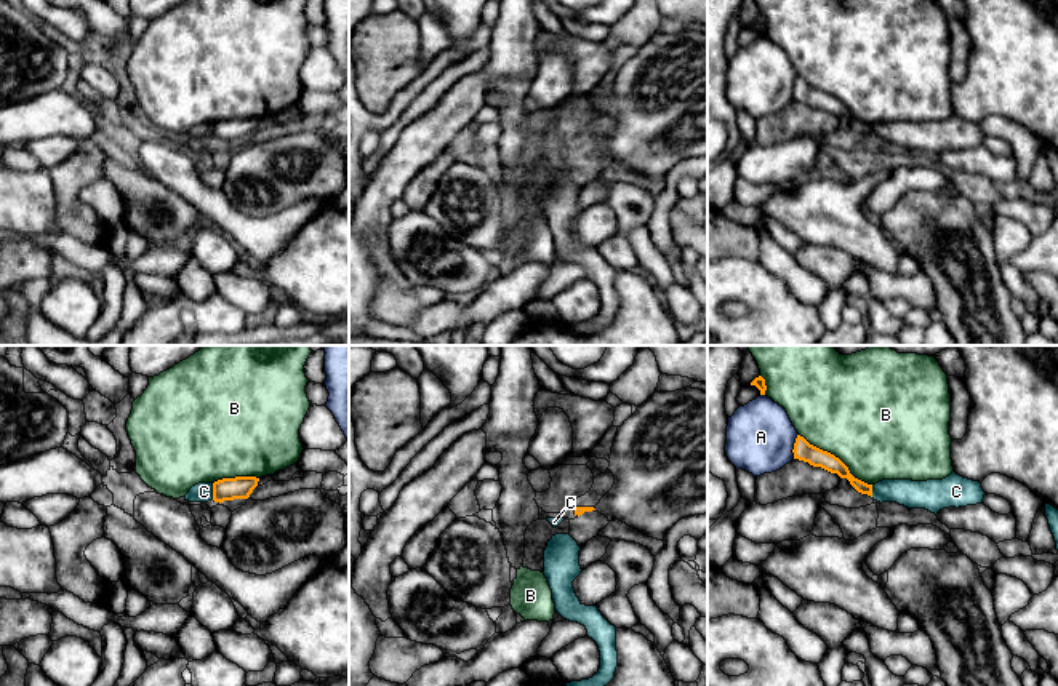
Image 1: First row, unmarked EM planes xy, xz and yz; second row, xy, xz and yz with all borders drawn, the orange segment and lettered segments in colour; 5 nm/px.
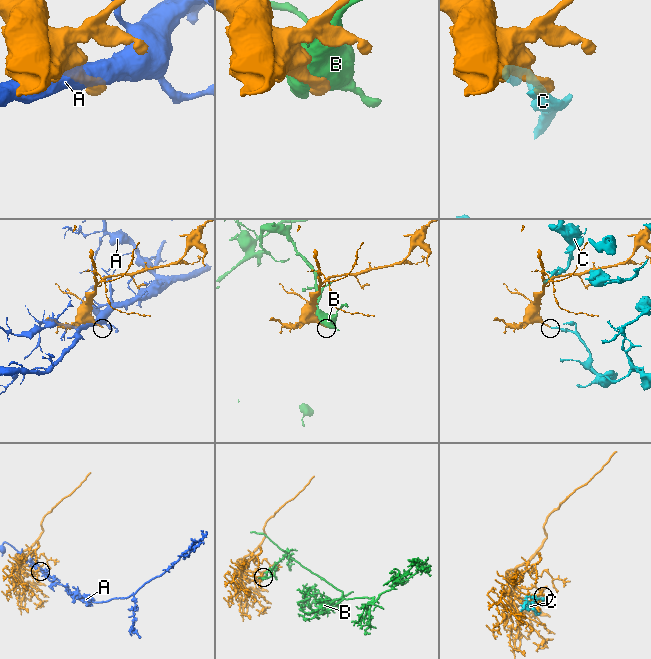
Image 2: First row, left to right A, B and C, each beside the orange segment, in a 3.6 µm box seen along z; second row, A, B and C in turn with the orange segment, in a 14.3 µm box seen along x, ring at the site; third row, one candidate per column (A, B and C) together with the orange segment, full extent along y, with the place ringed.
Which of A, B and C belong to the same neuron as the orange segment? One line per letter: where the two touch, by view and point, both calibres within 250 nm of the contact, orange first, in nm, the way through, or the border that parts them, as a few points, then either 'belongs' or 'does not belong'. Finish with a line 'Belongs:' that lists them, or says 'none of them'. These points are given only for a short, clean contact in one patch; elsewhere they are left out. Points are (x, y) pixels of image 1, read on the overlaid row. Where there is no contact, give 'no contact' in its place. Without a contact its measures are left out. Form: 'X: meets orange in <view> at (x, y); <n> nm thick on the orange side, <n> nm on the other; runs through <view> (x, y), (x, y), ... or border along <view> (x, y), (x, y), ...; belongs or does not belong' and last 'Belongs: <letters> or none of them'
A: meets orange in yz at (794, 446); 100 nm thick on the orange side, 340 nm on the other; does not belong
B: meets orange in yz at (834, 456); 100 nm thick on the orange side, 500 nm on the other; does not belong
C: meets orange in xy at (213, 491); 110 nm thick on the orange side, 100 nm on the other; border along xy (212, 483), (213, 499); does not belong
Belongs: none of them

